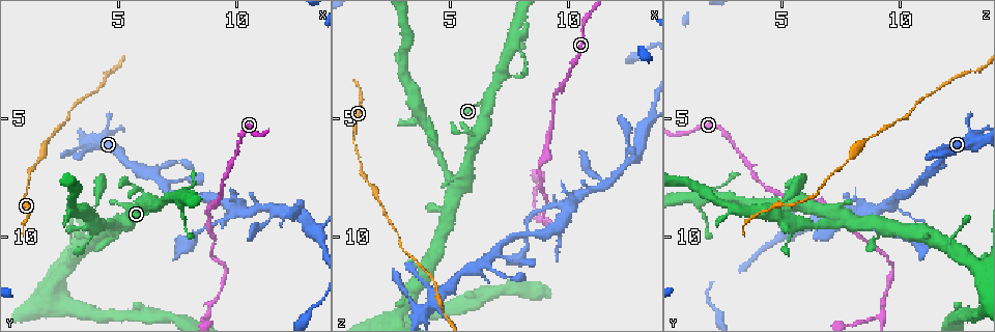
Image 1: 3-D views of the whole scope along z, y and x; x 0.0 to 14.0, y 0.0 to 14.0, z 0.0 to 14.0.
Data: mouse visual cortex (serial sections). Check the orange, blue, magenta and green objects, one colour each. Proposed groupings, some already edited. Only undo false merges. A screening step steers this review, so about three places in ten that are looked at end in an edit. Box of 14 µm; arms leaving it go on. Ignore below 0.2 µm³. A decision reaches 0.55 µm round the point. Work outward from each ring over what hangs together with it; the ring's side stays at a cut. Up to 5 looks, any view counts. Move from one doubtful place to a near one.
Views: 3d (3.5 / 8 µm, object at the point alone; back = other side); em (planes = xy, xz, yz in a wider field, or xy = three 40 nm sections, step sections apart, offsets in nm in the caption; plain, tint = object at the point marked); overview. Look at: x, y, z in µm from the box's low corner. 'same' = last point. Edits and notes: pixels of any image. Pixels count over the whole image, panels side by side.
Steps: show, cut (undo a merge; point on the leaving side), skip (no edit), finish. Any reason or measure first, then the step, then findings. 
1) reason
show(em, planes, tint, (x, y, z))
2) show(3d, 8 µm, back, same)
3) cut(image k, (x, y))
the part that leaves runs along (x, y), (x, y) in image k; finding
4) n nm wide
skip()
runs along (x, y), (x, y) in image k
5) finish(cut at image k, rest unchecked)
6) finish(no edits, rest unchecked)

show(3d, 3.5 µm, (8.7, 13.4, 9.2))

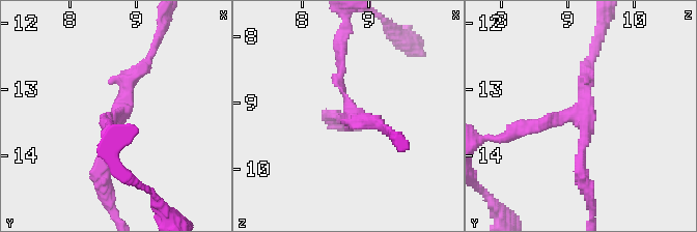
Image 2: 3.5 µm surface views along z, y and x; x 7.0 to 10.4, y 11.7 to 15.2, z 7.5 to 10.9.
now the EM
show(em, xy, step 2, tint, (8.80, 13.30, 9.15))

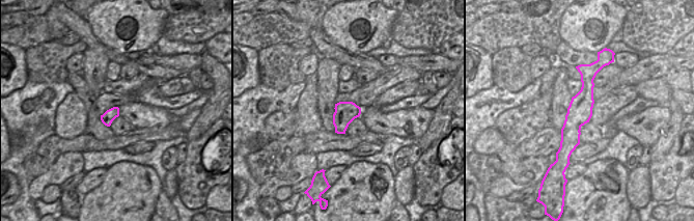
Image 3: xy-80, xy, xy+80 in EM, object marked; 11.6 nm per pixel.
260 nm wide
skip()
runs along (592, 53), (577, 113), (521, 129) in image 2; continuous, no second cell

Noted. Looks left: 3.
a fork
show(3d, 3.5 µm, (10.0, 8.8, 8.8))

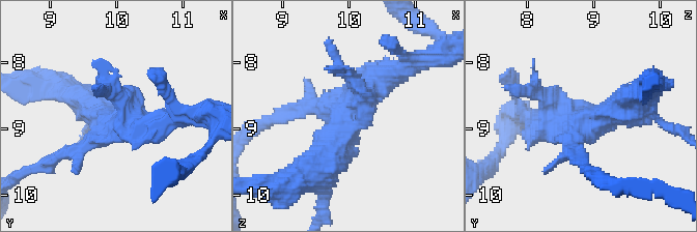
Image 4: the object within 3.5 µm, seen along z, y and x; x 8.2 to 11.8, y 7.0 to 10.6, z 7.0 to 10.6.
show(em, xy, step 1, tint, (10.00, 8.90, 8.85))

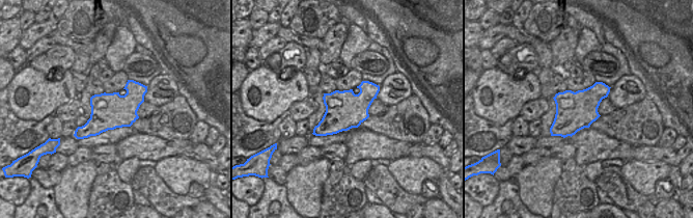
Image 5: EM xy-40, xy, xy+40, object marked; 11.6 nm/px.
skip()
runs along (316, 170), (355, 100), (399, 71) in image 4; all the same cell

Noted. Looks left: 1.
finish(no edits, rest unchecked)

